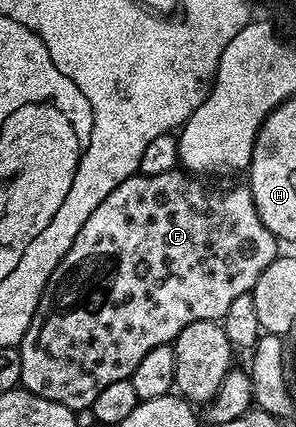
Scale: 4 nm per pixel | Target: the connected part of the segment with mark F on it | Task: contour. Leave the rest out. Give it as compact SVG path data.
M173 168L169 172L161 175L136 175L125 179L85 219L85 227L77 231L77 239L69 247L69 251L57 263L41 299L37 303L37 311L25 331L22 341L17 348L21 355L21 385L28 389L33 395L41 395L41 399L49 399L53 403L61 403L65 407L76 411L90 410L93 399L105 391L105 387L110 387L112 383L121 383L130 381L133 371L137 371L137 363L153 351L153 347L162 345L171 345L189 323L198 321L219 321L225 311L241 295L250 293L251 288L261 279L261 271L273 263L273 259L280 256L280 242L271 234L269 227L261 223L261 215L253 203L253 195L250 188L243 189L215 189L211 190L209 186L202 185L202 180L196 179L192 174L186 171L180 171Z

